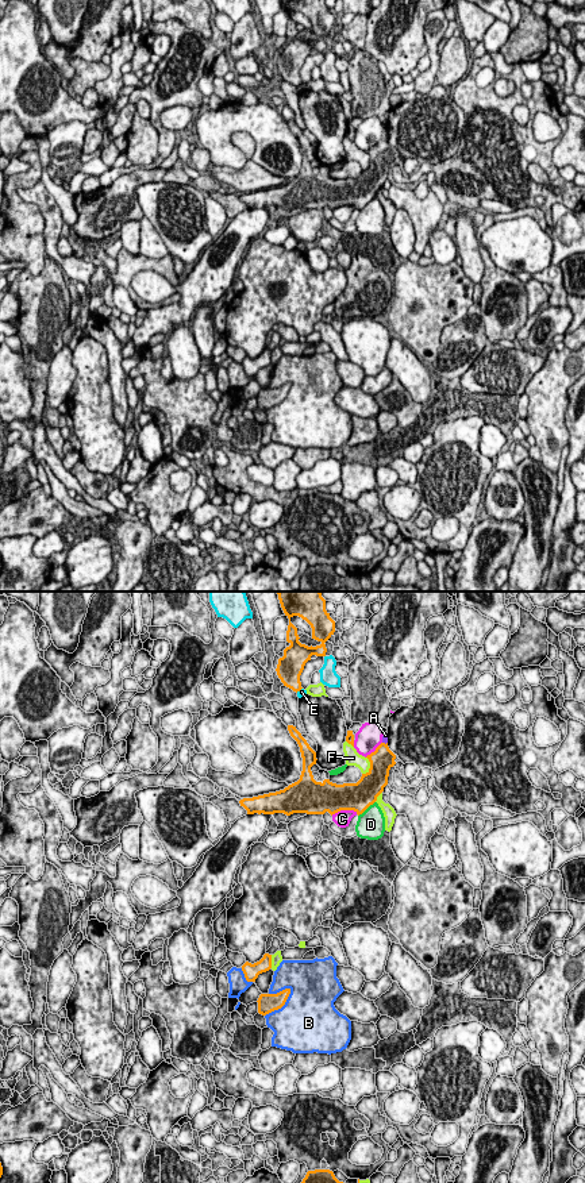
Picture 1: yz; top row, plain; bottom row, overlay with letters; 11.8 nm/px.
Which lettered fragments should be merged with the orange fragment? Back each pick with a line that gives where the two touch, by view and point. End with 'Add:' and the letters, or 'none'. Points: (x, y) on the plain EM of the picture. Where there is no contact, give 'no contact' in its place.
A: meets orange in yz at (384, 138)
Add: A

